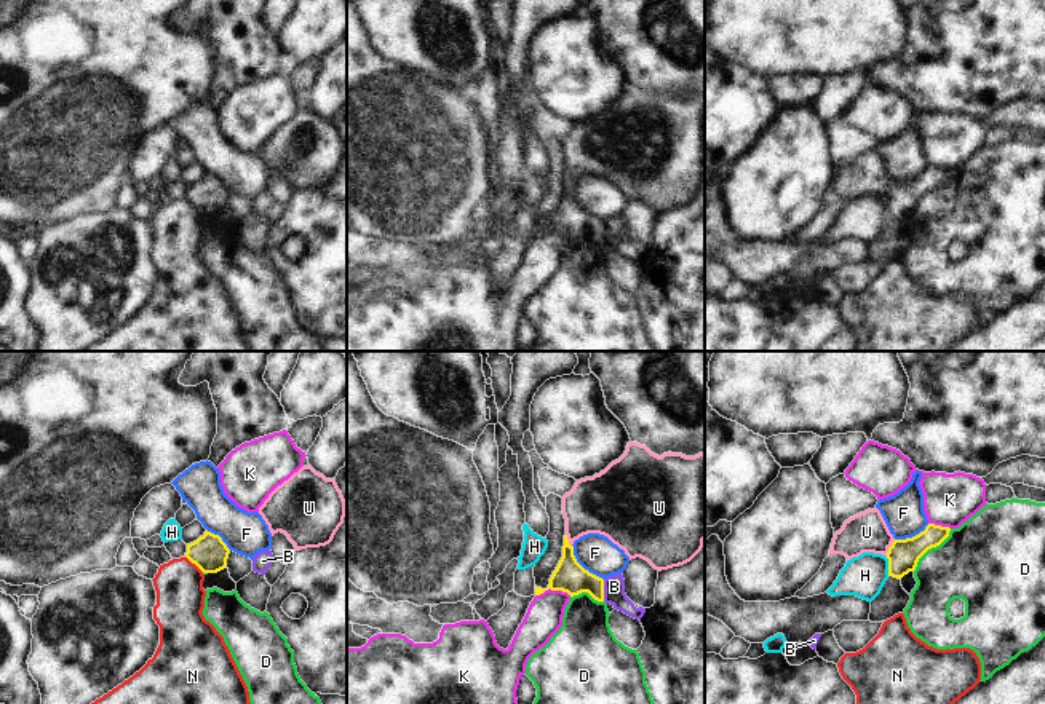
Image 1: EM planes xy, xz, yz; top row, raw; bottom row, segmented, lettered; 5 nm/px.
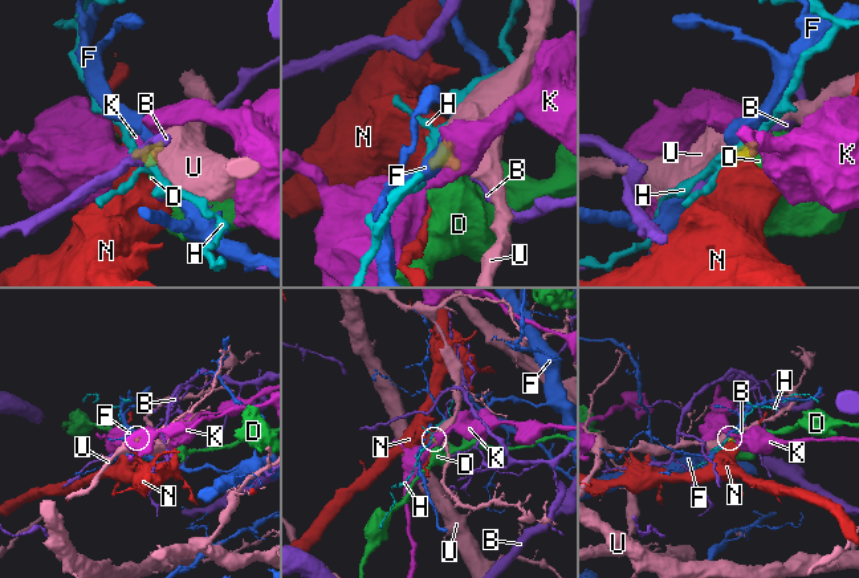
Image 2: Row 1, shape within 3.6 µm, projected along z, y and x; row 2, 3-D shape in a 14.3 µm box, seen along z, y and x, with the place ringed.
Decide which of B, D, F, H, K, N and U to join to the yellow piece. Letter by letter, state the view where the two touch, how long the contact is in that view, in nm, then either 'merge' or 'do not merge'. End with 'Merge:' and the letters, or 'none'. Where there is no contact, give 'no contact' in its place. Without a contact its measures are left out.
B: xz | 110 nm | do not merge
D: yz | 300 nm | do not merge
F: xz | 240 nm | do not merge
H: yz | 100 nm | do not merge
K: xz | 180 nm | do not merge
N: xy | 130 nm | do not merge
U: yz | 100 nm | merge
Merge: U

